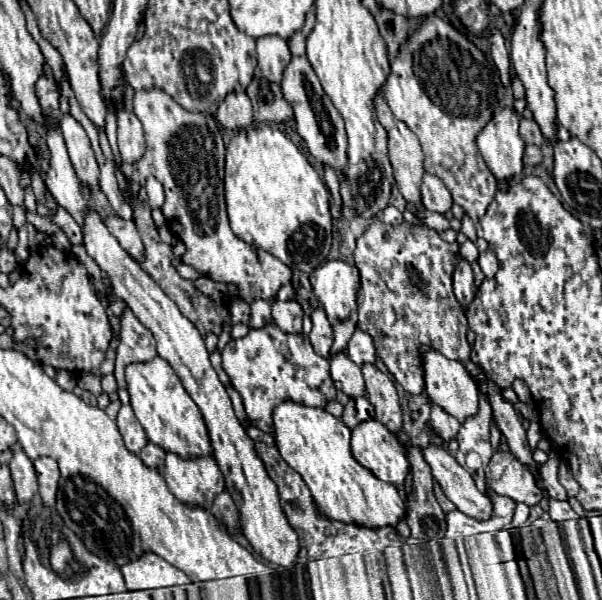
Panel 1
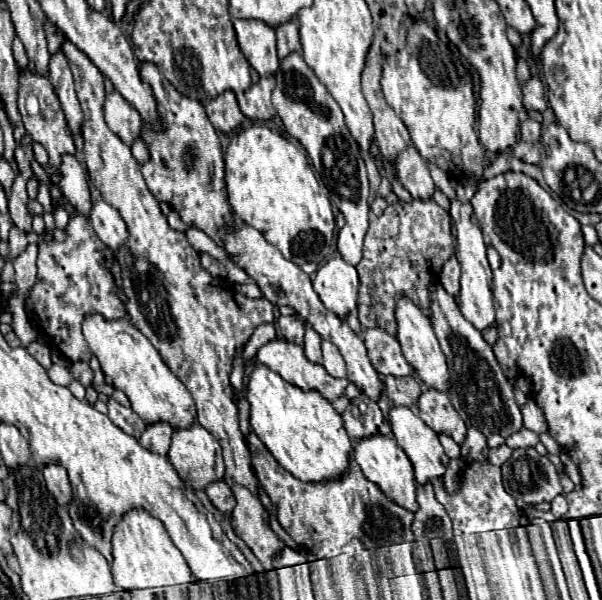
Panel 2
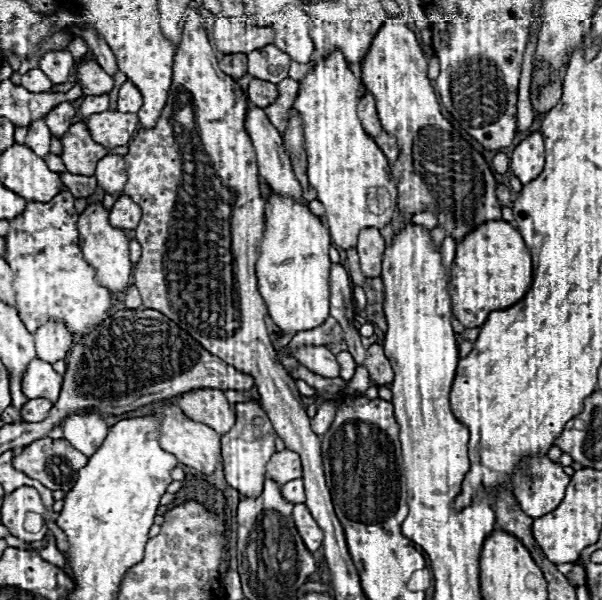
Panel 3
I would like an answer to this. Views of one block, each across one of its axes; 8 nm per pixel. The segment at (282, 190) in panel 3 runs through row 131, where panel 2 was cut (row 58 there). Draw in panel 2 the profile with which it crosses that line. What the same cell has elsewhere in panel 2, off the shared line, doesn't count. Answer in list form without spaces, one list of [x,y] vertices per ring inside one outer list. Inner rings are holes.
[[[232,20],[242,54],[260,76],[270,76],[278,70],[274,28],[262,20]]]

